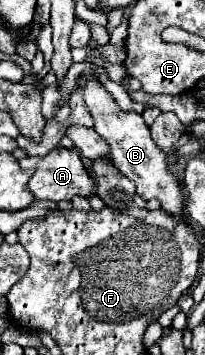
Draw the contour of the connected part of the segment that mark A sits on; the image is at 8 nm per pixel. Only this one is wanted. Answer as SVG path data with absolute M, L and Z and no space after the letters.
M53 149L45 157L25 157L19 161L23 169L33 167L35 175L29 181L29 189L35 195L35 199L49 199L49 201L71 201L75 195L79 197L89 197L93 193L95 181L87 173L77 149Z

